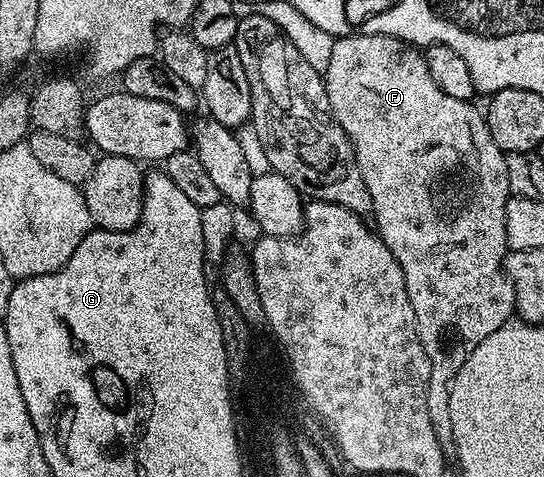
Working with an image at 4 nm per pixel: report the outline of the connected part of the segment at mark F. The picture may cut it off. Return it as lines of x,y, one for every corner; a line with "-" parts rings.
353,32
351,36
341,36
334,39
334,50
330,50
330,66
324,76
324,87
328,90
328,101
332,107
332,116
342,126
342,130
348,136
348,141
352,143
352,149
356,155
358,162
358,170
362,174
362,182
366,182
366,190
370,190
370,198
372,199
371,215
376,216
376,224
374,223
375,231
378,233
381,240
394,254
394,258
398,262
398,266
402,266
402,274
406,282
406,294
410,294
410,306
414,306
414,318
418,326
418,338
422,342
422,350
426,350
426,358
430,358
430,382
426,390
426,410
430,410
430,422
434,425
434,435
438,438
438,446
444,451
445,457
452,458
456,454
456,443
454,442
454,425
450,418
450,390
454,378
458,374
458,370
462,370
462,366
466,362
466,358
470,358
470,354
474,354
474,346
478,346
478,342
490,338
490,334
494,334
494,330
498,330
498,326
509,323
513,319
516,312
516,295
514,294
514,286
508,275
504,273
504,257
508,255
510,249
508,247
508,239
506,238
506,202
509,198
508,183
506,182
506,162
504,161
505,153
498,146
498,142
494,142
494,138
490,134
490,126
488,125
485,113
480,112
475,108
475,103
459,100
458,98
450,98
450,94
445,94
443,90
438,90
434,78
430,78
430,70
426,70
426,62
424,61
424,53
419,47
407,44
404,40
399,40
393,36
383,36
382,34
362,34
361,32

